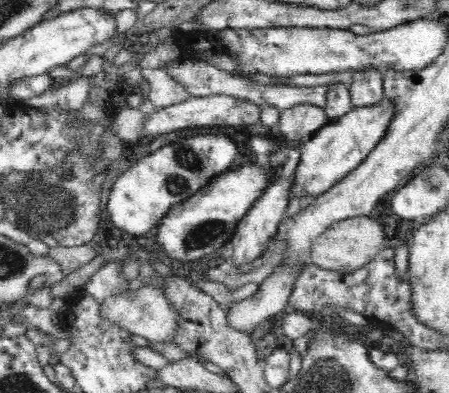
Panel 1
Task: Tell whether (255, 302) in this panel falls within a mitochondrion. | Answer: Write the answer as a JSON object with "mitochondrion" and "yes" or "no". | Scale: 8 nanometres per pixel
{"mitochondrion":"no"}

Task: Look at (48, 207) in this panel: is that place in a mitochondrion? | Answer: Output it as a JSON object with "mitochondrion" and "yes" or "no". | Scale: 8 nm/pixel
{"mitochondrion":"yes"}

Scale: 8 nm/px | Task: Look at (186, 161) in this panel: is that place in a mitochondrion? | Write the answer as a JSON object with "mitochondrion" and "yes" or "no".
{"mitochondrion":"yes"}

